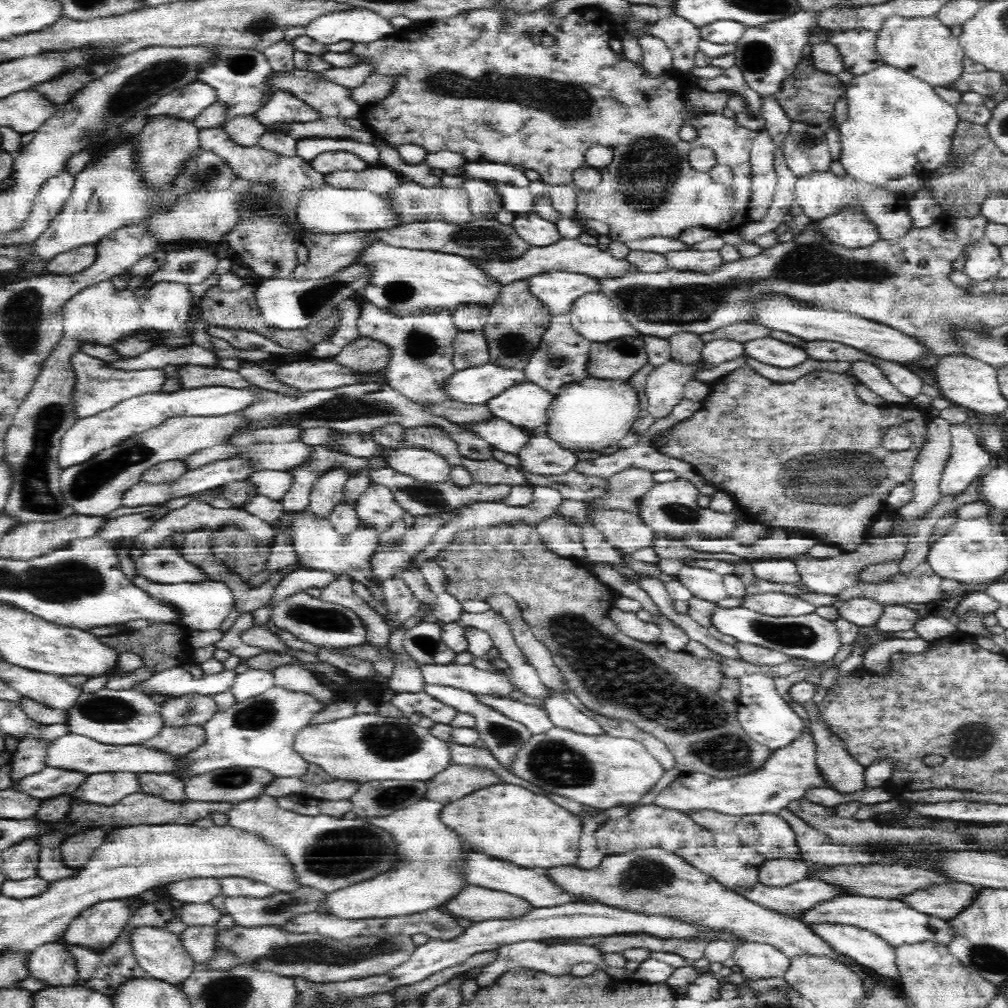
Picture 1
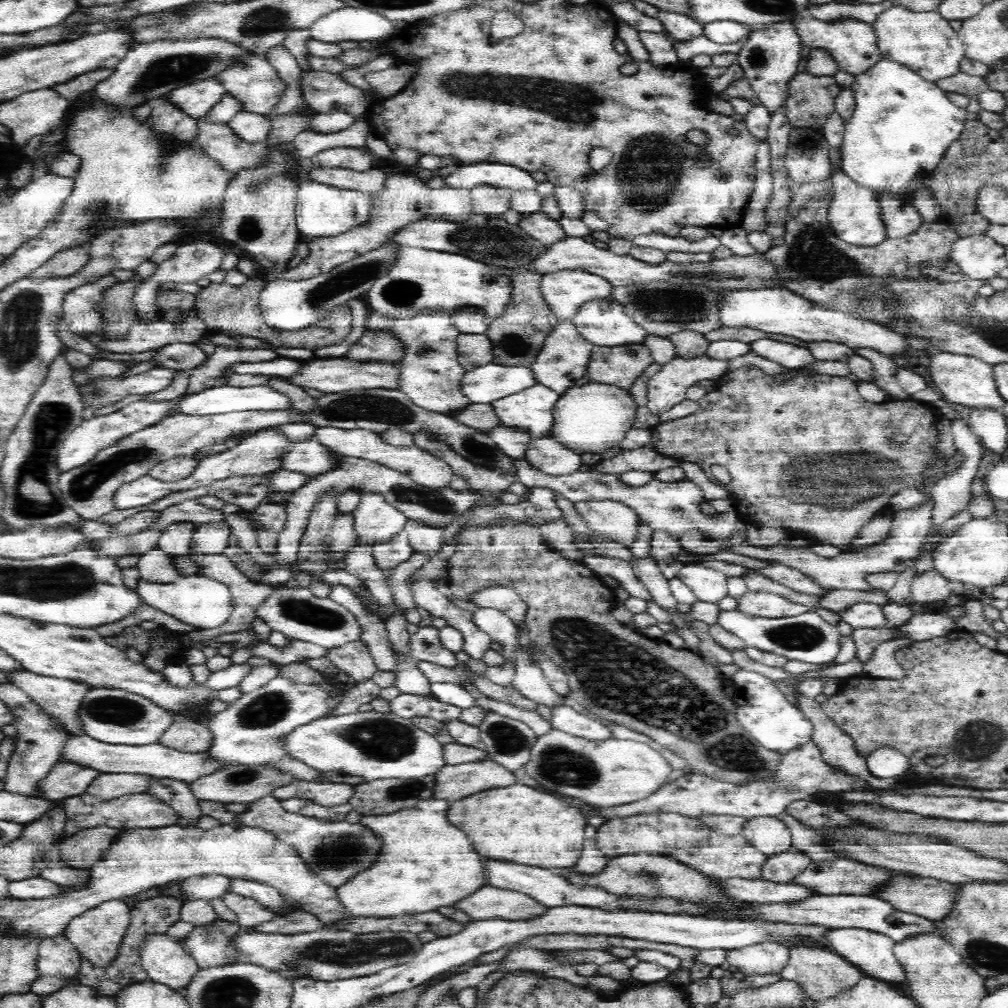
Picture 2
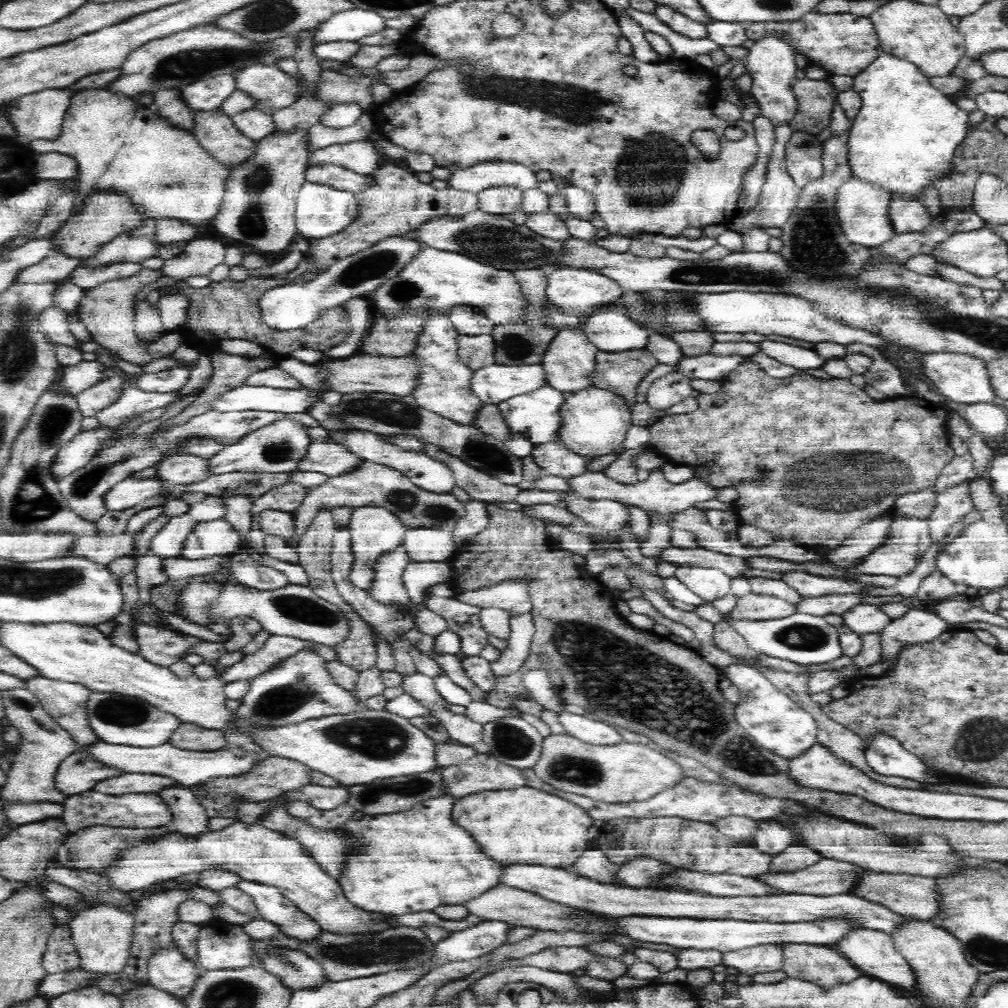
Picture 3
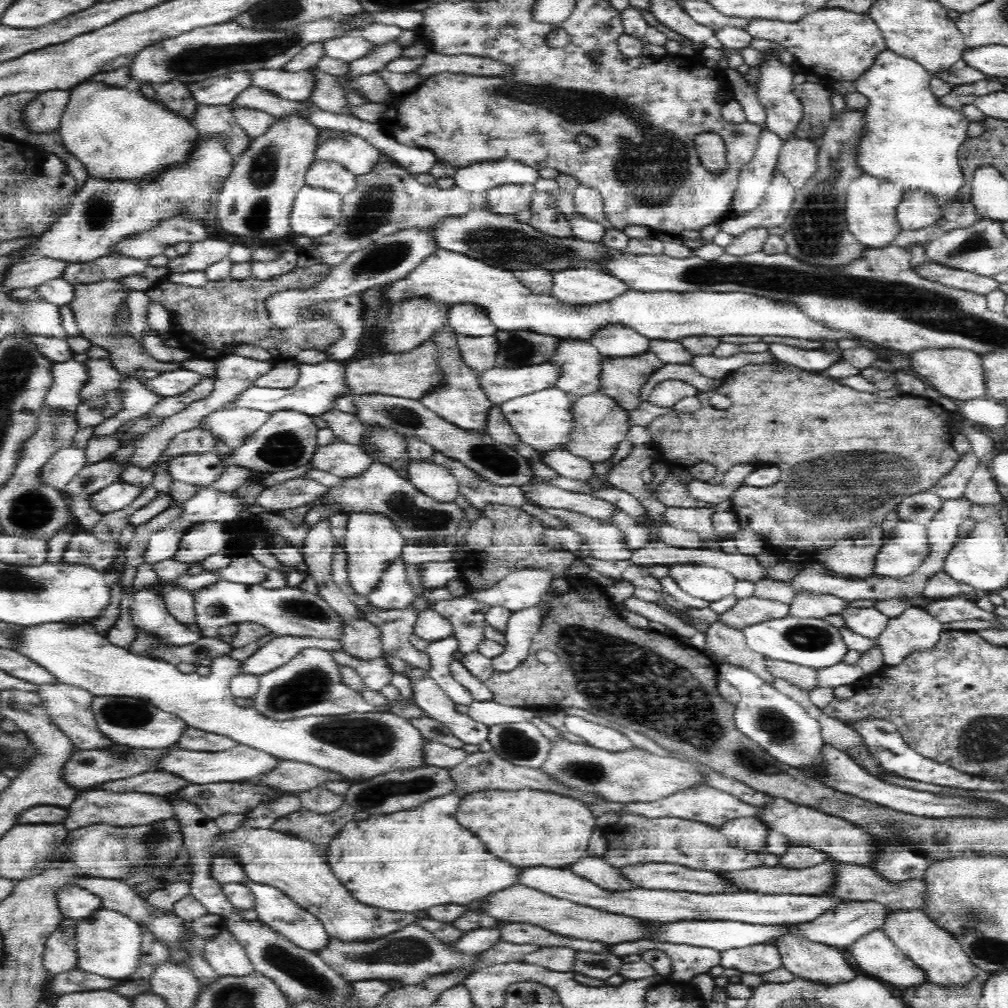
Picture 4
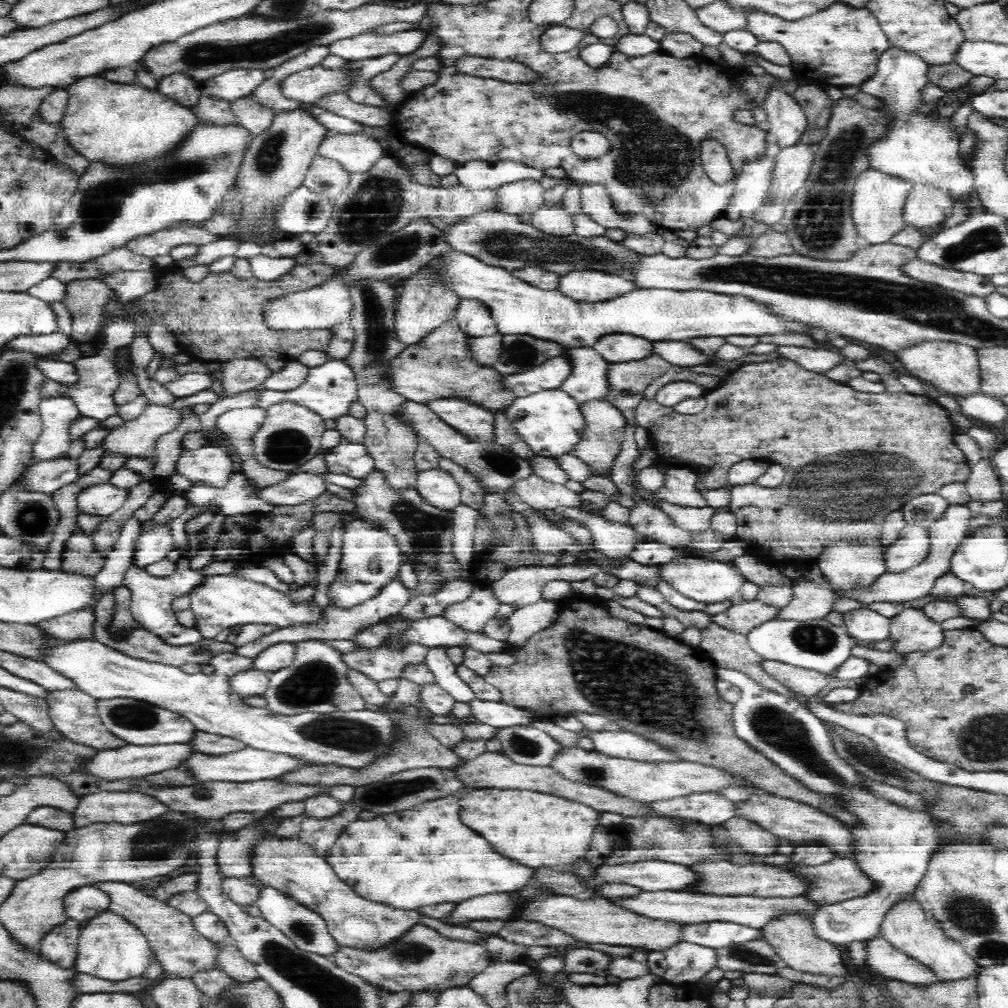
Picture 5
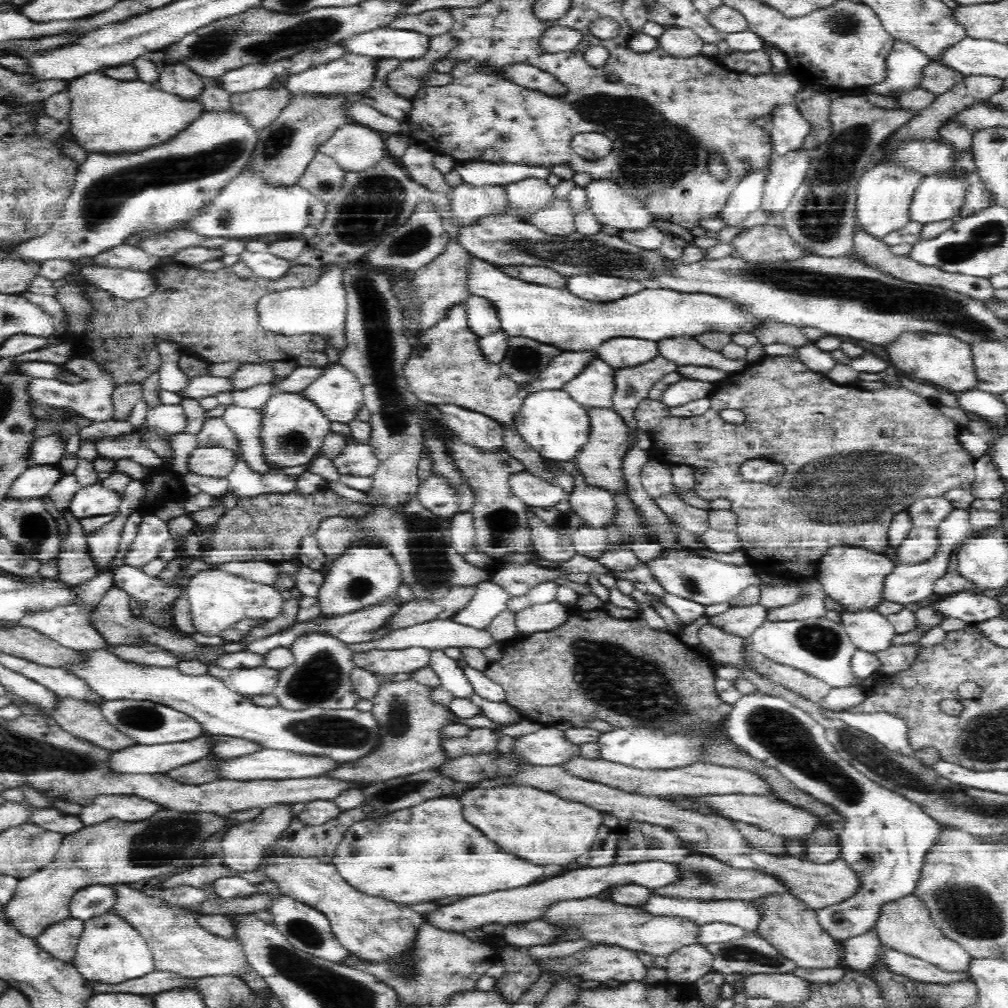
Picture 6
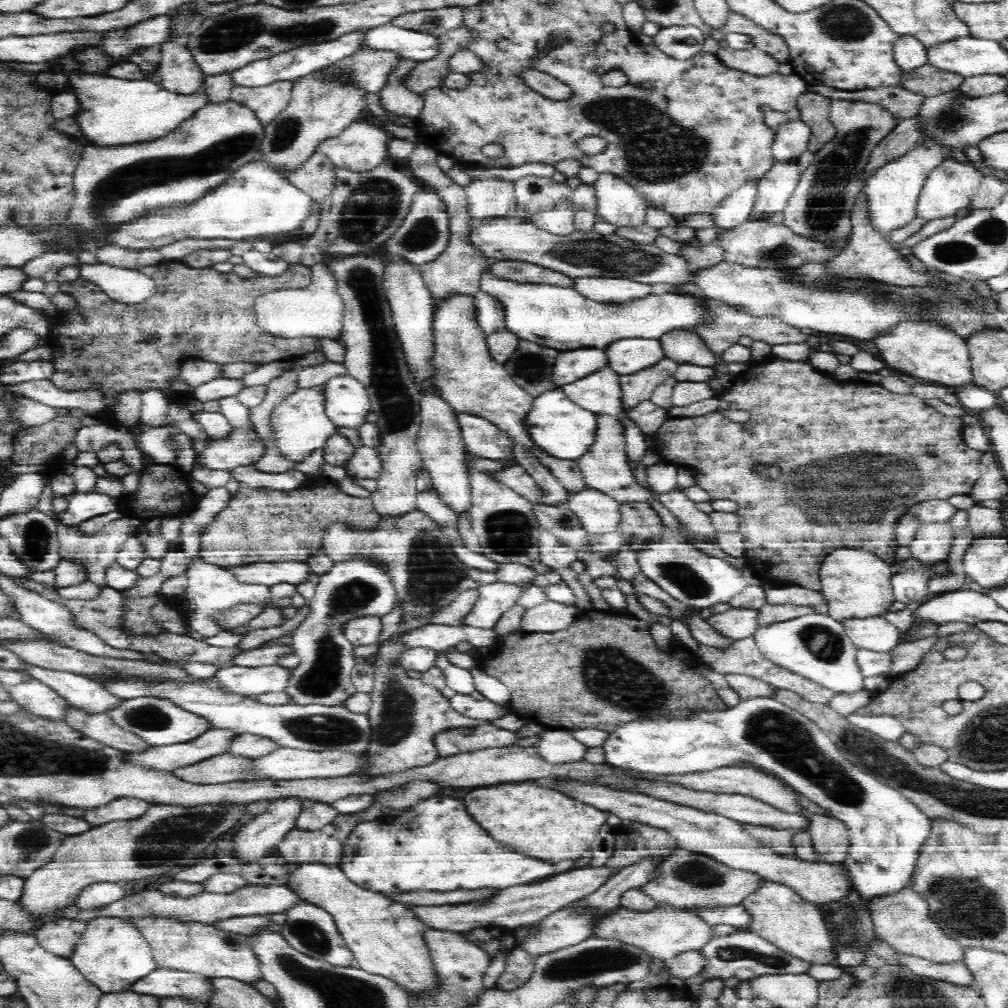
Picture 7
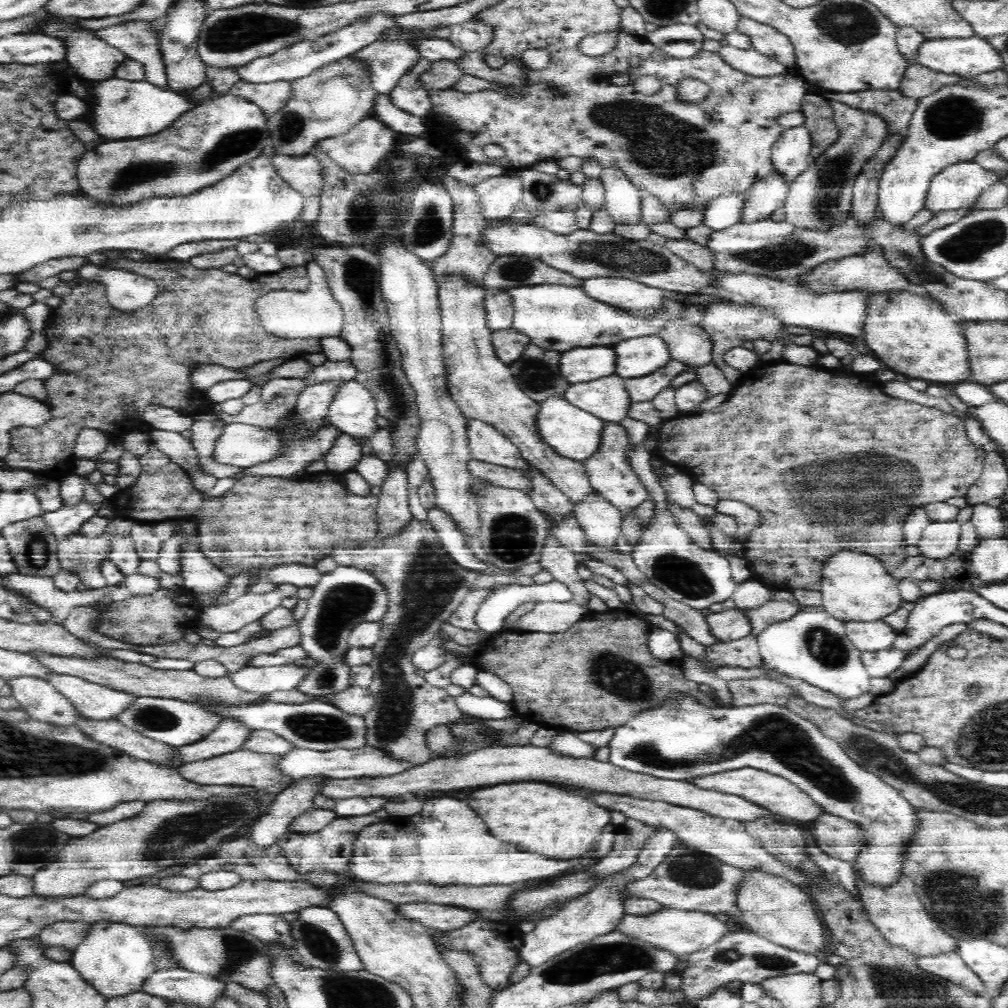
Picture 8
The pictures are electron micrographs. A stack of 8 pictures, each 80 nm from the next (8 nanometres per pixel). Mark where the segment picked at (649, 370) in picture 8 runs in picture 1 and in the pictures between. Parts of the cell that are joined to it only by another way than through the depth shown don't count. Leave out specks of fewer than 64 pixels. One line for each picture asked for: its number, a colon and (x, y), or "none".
1: (597, 318)
2: (605, 323)
3: (612, 333)
4: (615, 343)
5: (620, 348)
6: (626, 353)
7: (630, 356)

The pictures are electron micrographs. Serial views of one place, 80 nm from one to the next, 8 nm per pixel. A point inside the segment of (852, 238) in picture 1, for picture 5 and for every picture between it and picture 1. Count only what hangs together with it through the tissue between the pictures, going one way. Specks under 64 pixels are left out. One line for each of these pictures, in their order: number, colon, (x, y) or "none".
2: (857, 214)
3: (863, 207)
4: (873, 202)
5: (879, 202)

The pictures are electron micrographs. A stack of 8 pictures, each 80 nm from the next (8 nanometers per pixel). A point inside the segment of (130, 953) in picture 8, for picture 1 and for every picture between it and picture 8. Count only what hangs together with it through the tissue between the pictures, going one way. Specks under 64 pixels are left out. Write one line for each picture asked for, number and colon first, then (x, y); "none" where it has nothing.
1: (97, 928)
2: (98, 934)
3: (104, 935)
4: (109, 944)
5: (109, 947)
6: (110, 952)
7: (112, 954)

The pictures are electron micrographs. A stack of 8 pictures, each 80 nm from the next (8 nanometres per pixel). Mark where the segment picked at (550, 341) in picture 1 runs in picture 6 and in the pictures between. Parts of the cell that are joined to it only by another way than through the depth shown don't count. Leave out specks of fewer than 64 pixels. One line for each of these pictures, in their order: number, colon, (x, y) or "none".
2: (563, 364)
3: (572, 361)
4: (583, 366)
5: (589, 382)
6: (596, 388)

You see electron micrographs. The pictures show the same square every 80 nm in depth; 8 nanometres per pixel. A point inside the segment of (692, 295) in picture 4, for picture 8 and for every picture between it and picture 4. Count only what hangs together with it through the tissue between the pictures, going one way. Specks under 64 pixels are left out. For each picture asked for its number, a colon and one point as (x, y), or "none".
5: (519, 308)
6: (553, 316)
7: (553, 316)
8: (559, 318)

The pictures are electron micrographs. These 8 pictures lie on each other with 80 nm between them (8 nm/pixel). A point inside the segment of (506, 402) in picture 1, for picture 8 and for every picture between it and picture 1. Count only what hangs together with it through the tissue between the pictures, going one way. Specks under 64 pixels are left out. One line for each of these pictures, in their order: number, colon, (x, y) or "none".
2: (532, 411)
3: (536, 416)
4: (546, 421)
5: (552, 422)
6: (551, 422)
7: (564, 429)
8: (575, 433)

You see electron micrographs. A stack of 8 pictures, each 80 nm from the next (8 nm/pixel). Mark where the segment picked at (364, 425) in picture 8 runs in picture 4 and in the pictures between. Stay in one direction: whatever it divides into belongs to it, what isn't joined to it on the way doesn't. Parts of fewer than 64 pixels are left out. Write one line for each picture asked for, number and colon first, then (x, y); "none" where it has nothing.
4: (320, 386)
5: (331, 389)
6: (339, 394)
7: (348, 404)

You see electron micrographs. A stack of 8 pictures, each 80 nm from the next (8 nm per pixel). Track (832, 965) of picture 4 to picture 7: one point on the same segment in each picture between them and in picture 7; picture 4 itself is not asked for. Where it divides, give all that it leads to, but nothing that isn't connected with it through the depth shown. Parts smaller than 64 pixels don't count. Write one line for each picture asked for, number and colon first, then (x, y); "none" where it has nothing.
5: (792, 934)
6: (790, 925)
7: (778, 913)

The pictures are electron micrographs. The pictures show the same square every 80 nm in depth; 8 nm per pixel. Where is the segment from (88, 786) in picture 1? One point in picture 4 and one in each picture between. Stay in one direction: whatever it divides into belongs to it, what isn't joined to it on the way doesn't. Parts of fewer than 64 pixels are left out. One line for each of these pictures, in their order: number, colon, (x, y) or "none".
2: (110, 785)
3: (142, 783)
4: (157, 782)

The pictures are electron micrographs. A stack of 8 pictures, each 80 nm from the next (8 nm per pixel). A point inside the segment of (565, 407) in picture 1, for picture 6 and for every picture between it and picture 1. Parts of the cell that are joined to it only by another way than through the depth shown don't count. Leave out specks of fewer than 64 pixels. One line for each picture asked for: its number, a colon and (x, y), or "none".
2: (592, 419)
3: (596, 422)
4: (602, 424)
5: (604, 434)
6: (601, 462)

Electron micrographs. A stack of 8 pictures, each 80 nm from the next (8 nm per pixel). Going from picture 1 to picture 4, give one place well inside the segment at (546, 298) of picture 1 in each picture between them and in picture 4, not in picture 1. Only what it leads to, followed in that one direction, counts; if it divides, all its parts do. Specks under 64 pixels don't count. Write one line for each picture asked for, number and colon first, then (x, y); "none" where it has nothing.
2: (567, 291)
3: (579, 290)
4: (586, 285)

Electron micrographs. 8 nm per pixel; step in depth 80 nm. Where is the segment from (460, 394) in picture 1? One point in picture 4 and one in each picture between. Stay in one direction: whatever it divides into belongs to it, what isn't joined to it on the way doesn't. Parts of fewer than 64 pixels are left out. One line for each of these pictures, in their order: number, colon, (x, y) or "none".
2: (485, 385)
3: (494, 384)
4: (500, 385)

